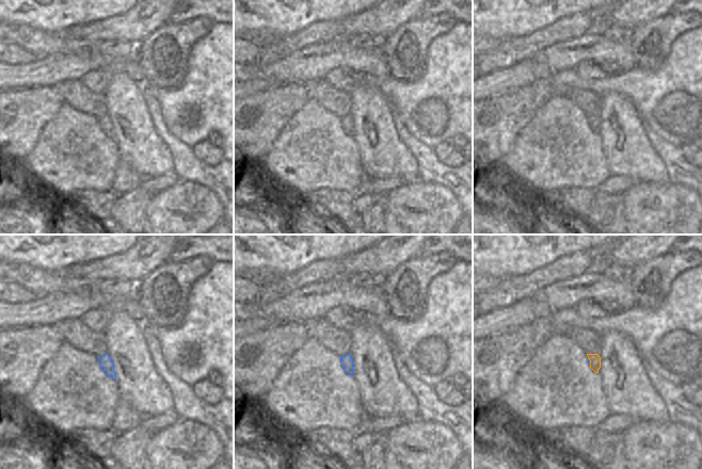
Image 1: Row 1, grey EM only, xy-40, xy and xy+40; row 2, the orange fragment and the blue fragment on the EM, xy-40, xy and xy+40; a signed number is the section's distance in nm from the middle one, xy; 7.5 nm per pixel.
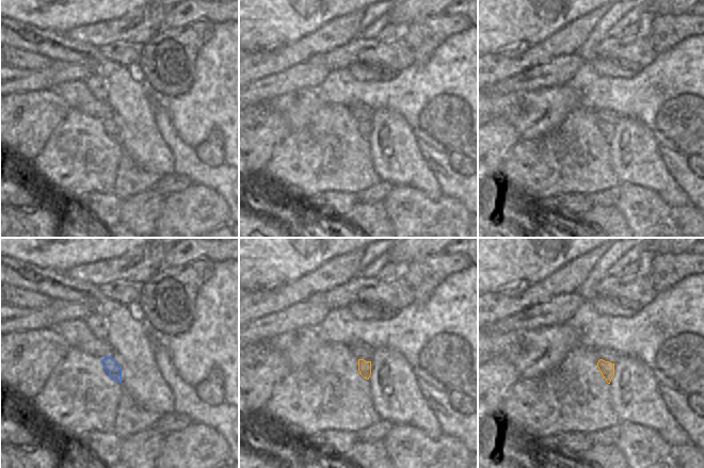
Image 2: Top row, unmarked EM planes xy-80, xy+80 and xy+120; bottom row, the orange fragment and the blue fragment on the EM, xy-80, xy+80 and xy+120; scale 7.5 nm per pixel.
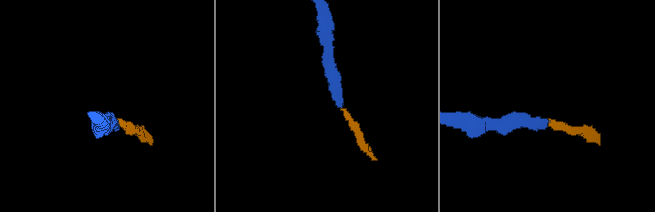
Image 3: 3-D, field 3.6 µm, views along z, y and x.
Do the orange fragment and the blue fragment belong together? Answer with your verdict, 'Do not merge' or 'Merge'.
Merge.

